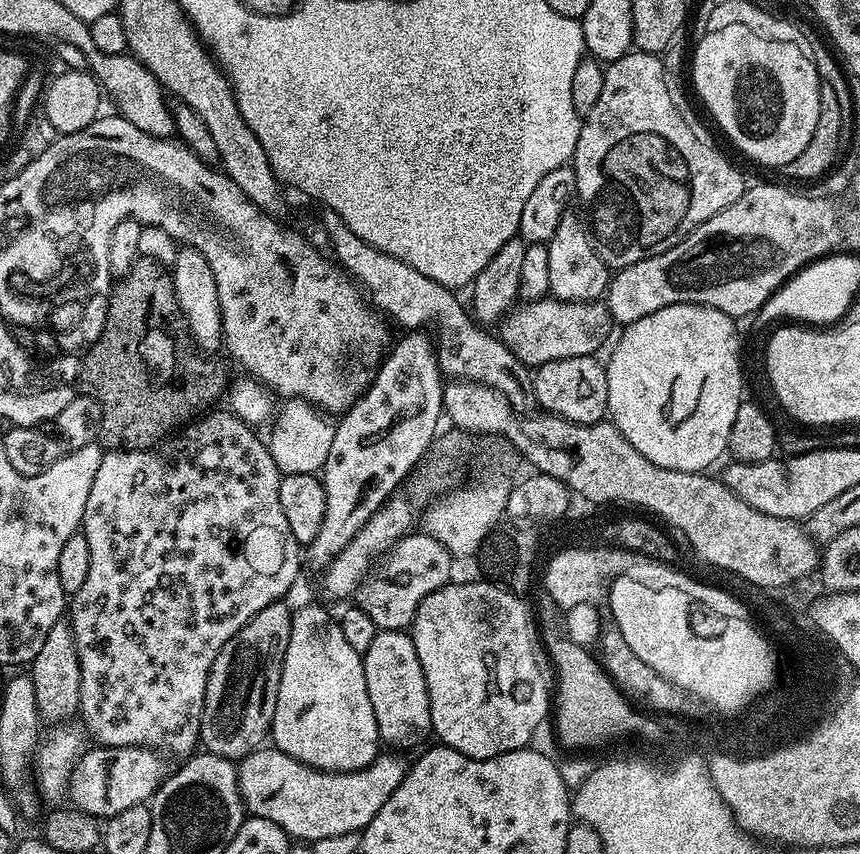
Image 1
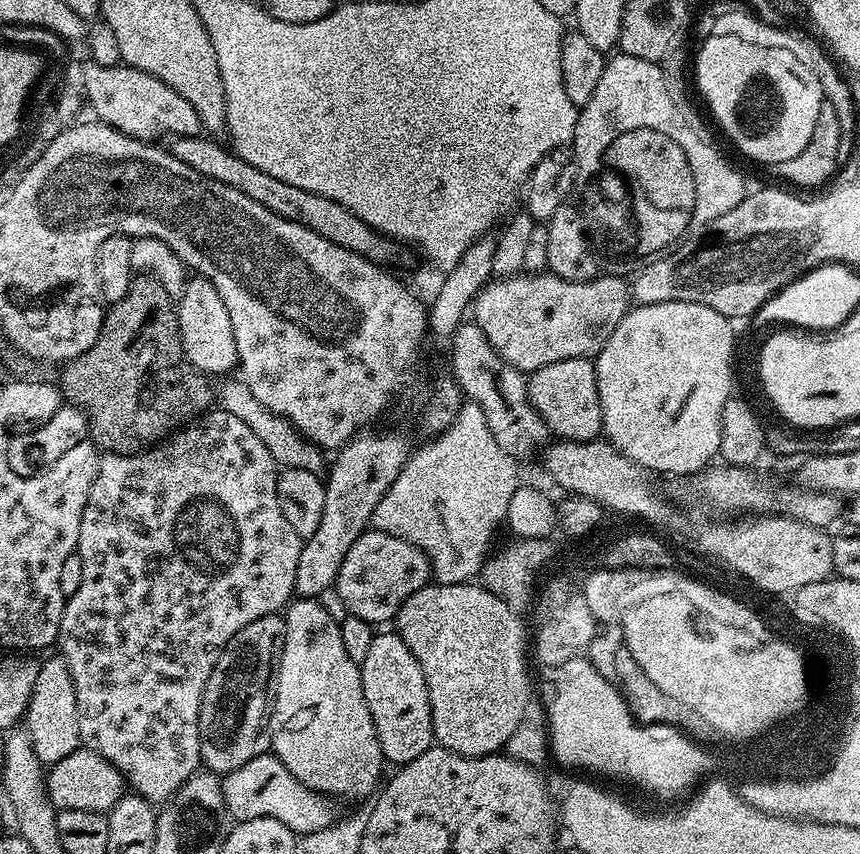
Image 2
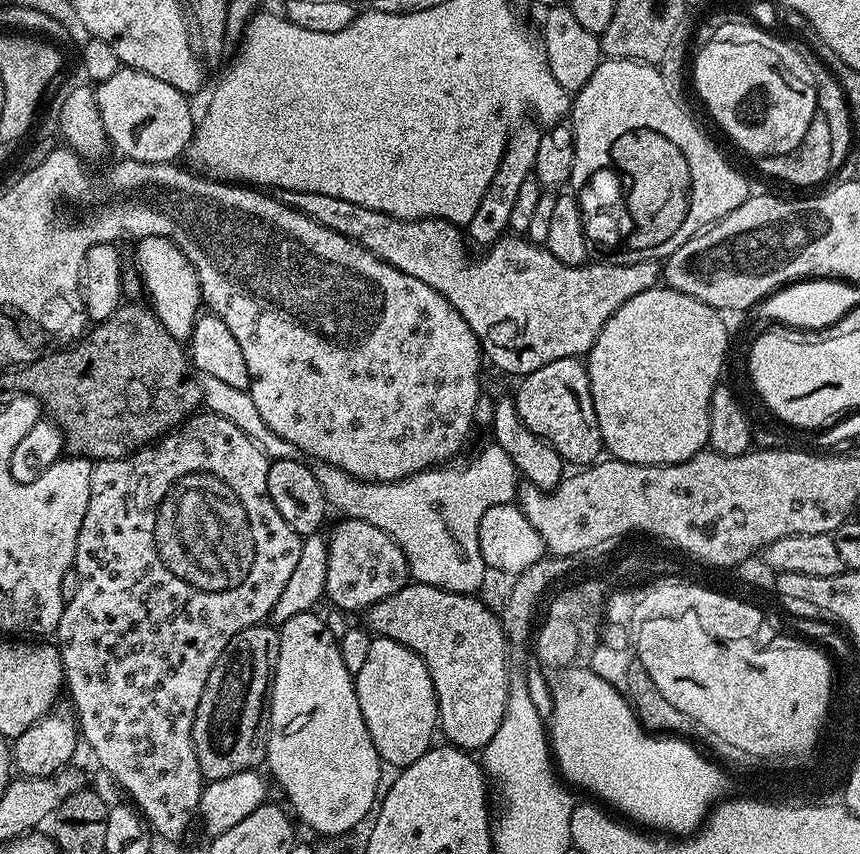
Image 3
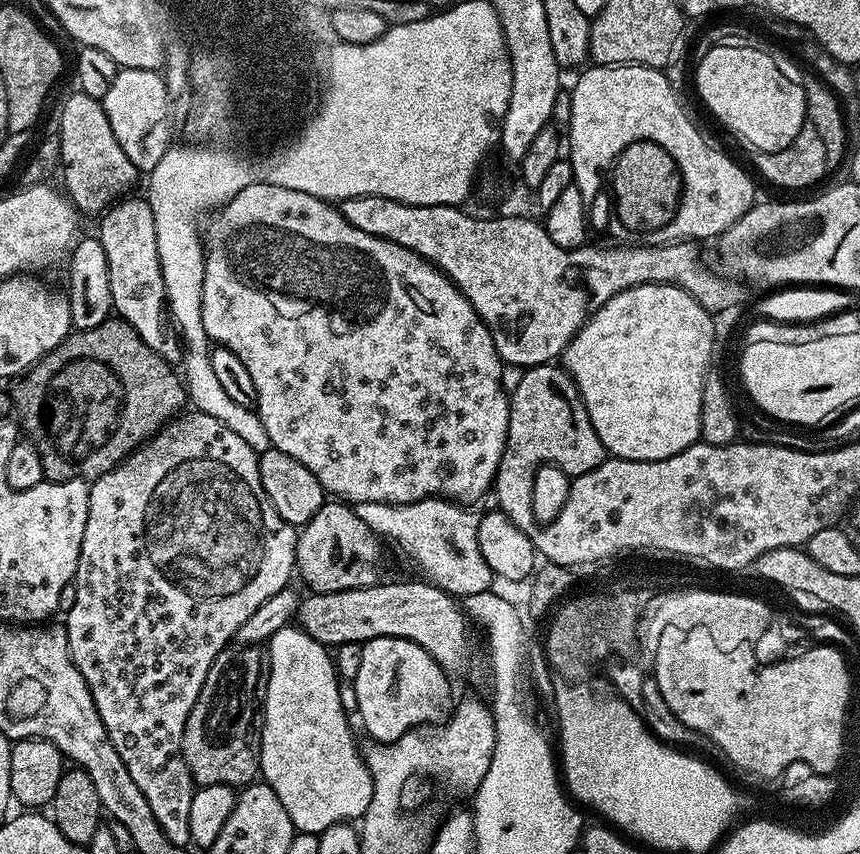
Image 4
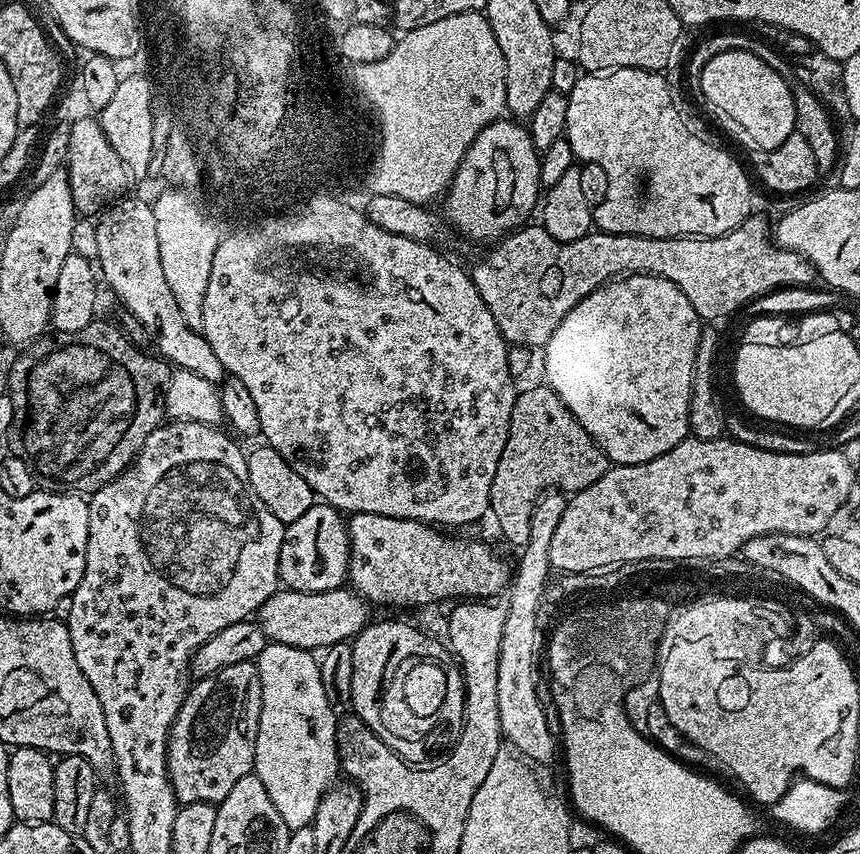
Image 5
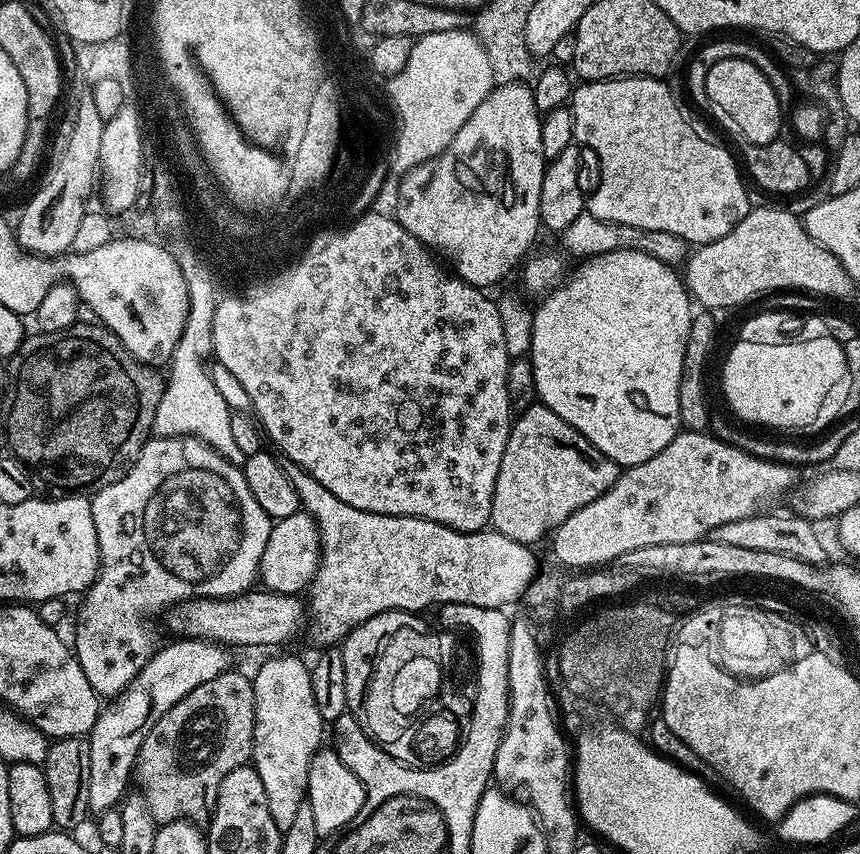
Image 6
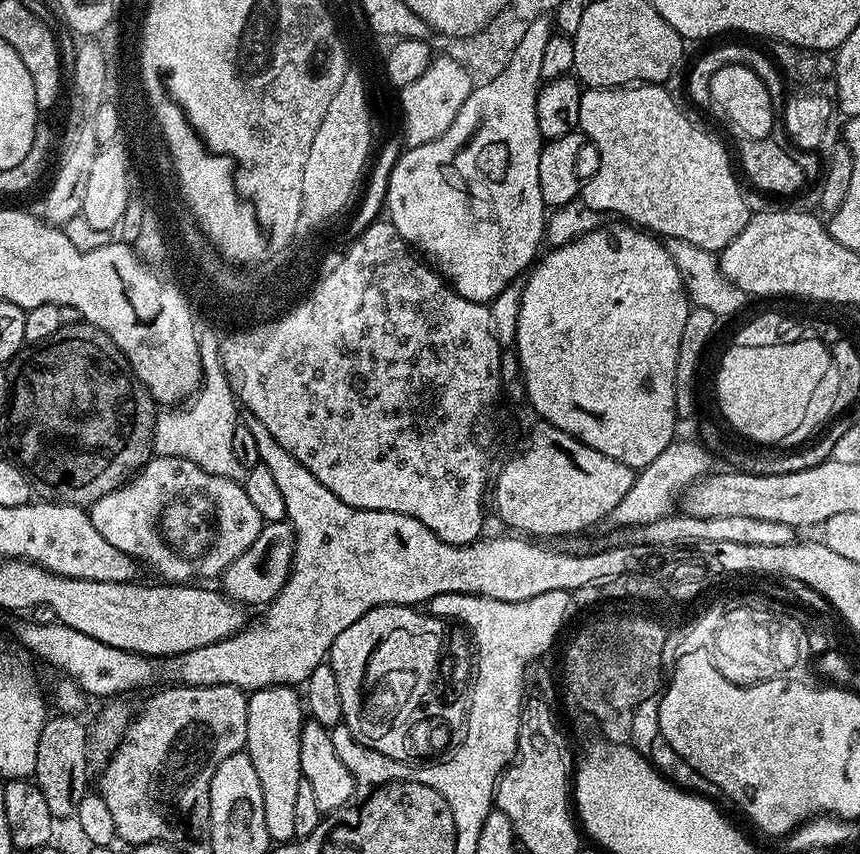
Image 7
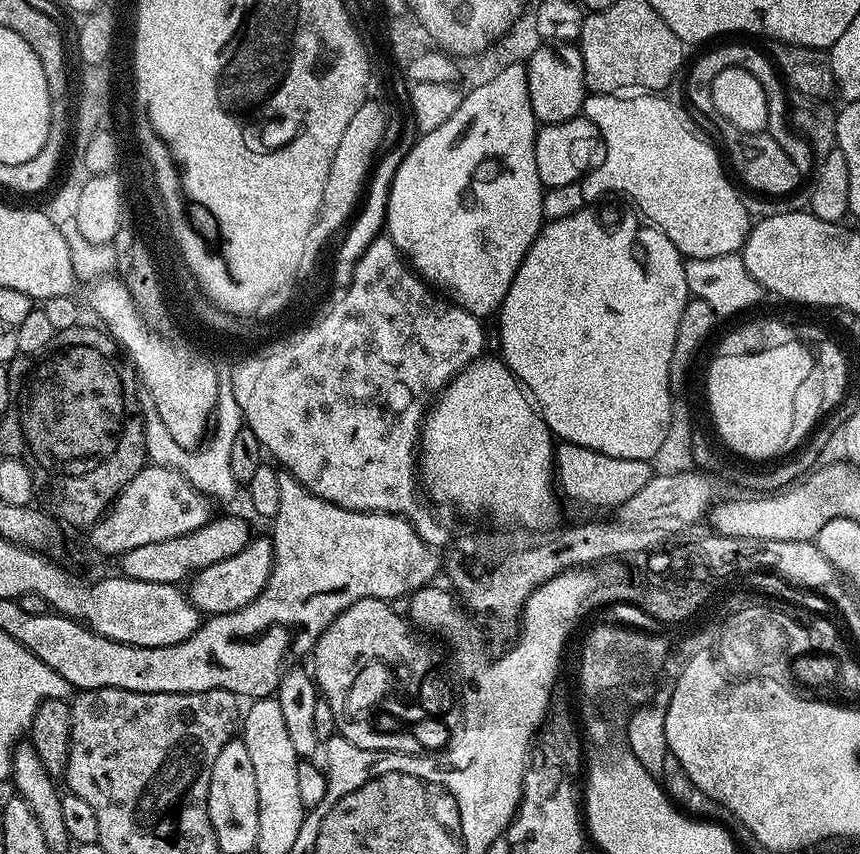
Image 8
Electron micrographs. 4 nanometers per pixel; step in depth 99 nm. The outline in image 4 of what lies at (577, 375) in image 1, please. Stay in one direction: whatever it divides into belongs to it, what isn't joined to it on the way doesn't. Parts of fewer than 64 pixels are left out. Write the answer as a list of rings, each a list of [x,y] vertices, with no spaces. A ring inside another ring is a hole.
[[[549,362],[547,364],[538,364],[535,368],[527,369],[521,376],[524,377],[517,382],[516,389],[511,389],[510,392],[510,399],[508,402],[508,437],[506,438],[504,453],[498,462],[498,470],[496,471],[496,478],[494,481],[494,493],[496,492],[495,507],[498,511],[504,514],[518,530],[530,534],[533,533],[538,526],[536,519],[534,518],[534,509],[530,506],[530,490],[534,490],[534,474],[536,473],[536,469],[539,468],[541,464],[553,464],[554,466],[561,468],[569,478],[575,478],[582,474],[586,474],[590,470],[594,470],[602,463],[602,461],[604,461],[606,453],[602,446],[602,442],[598,438],[598,434],[594,430],[594,422],[590,422],[590,414],[586,414],[586,406],[582,402],[580,392],[576,388],[576,383],[574,383],[572,377],[568,375],[567,371],[565,371],[559,363]]]

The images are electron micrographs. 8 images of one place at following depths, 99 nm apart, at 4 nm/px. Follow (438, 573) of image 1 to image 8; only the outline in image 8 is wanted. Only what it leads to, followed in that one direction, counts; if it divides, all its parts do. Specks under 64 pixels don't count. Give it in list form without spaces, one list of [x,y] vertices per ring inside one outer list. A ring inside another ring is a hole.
[[[267,535],[260,536],[257,540],[256,537],[249,539],[245,548],[238,550],[238,554],[234,554],[234,558],[214,562],[195,573],[186,588],[188,598],[201,614],[208,616],[242,610],[242,606],[254,602],[254,598],[258,598],[258,594],[262,594],[262,590],[270,578],[273,562],[272,541]]]

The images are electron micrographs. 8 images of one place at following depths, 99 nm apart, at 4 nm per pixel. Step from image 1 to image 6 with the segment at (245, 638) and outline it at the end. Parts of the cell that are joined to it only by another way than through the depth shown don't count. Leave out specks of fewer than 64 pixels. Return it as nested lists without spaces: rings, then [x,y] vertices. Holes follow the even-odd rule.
[[[229,670],[218,674],[218,678],[210,678],[210,682],[202,682],[198,690],[190,690],[182,702],[175,704],[156,725],[146,734],[140,747],[134,769],[135,783],[140,783],[139,795],[144,797],[150,814],[160,824],[169,824],[175,820],[191,820],[197,826],[209,823],[210,810],[215,808],[218,790],[222,786],[222,778],[230,774],[230,770],[243,768],[252,759],[252,743],[254,742],[254,718],[256,703],[251,679],[237,670]]]

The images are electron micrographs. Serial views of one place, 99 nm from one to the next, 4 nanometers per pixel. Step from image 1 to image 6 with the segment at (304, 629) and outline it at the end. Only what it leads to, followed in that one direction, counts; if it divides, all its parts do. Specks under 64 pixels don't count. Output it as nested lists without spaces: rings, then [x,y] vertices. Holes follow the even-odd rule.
[[[270,657],[257,670],[256,676],[251,677],[251,682],[256,703],[256,717],[254,718],[254,742],[250,764],[255,768],[258,778],[262,778],[262,786],[266,790],[266,803],[270,805],[270,815],[274,817],[274,826],[278,826],[283,833],[290,830],[290,825],[294,823],[294,818],[298,815],[298,806],[306,803],[310,762],[325,743],[326,722],[322,714],[318,714],[318,706],[314,703],[314,686],[309,665],[303,664],[298,657]]]

